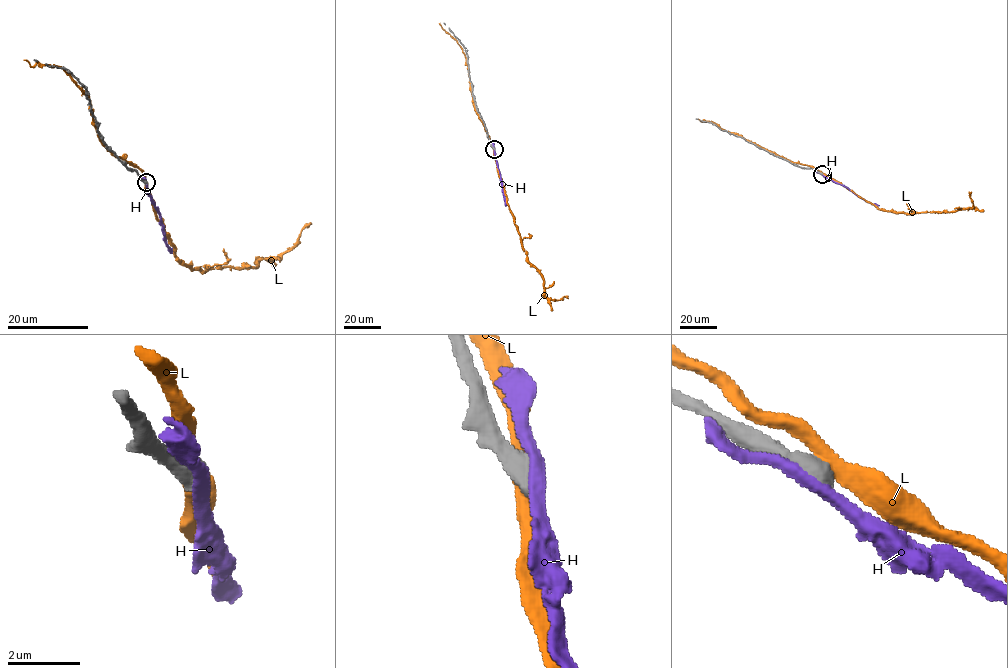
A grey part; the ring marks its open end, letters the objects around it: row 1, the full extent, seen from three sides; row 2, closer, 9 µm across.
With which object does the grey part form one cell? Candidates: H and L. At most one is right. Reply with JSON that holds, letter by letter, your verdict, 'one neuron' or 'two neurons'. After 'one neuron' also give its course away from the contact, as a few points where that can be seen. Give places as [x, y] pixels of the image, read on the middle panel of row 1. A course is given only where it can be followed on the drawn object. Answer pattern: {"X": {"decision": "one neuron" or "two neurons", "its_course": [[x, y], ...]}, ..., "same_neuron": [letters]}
{"H": {"decision": "two neurons"}, "L": {"decision": "two neurons"}, "same_neuron": []}

